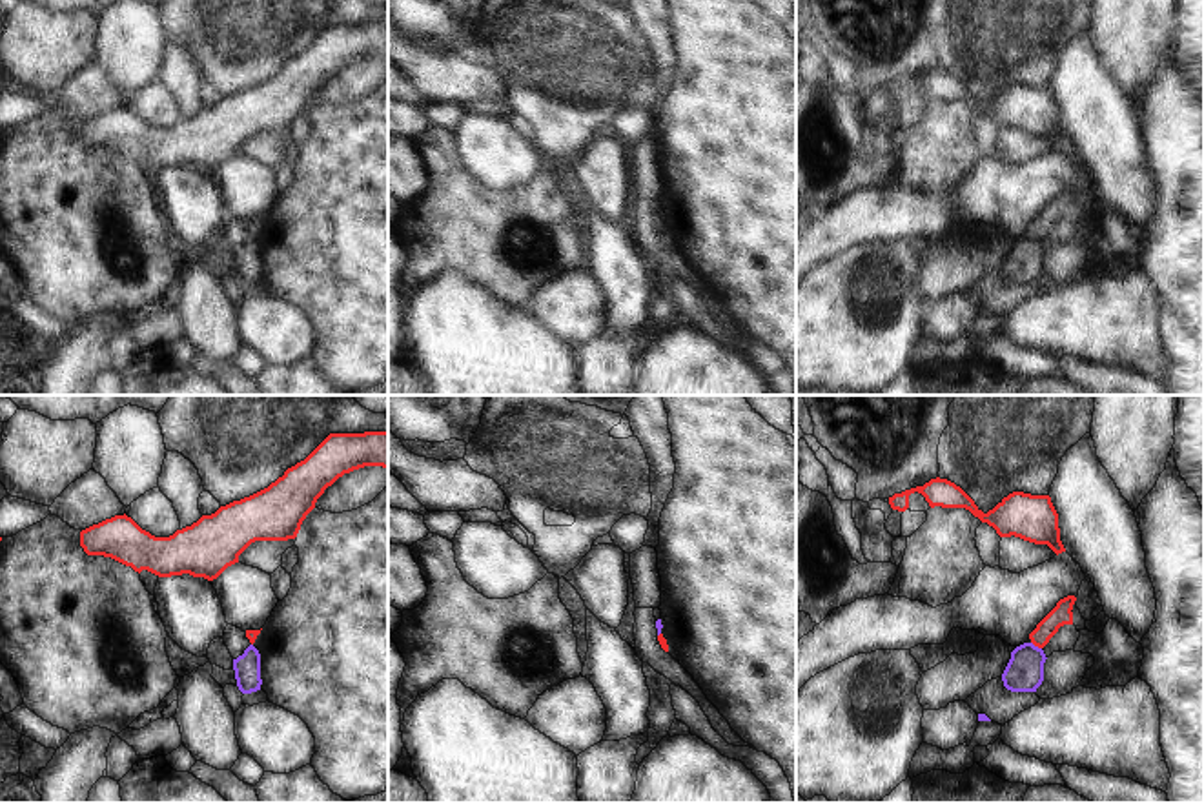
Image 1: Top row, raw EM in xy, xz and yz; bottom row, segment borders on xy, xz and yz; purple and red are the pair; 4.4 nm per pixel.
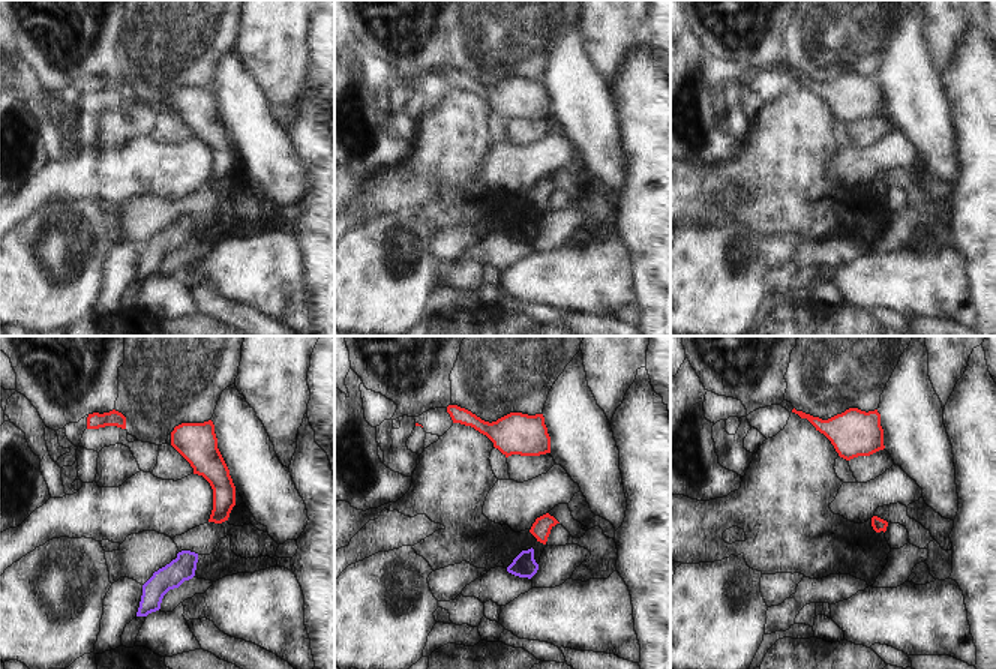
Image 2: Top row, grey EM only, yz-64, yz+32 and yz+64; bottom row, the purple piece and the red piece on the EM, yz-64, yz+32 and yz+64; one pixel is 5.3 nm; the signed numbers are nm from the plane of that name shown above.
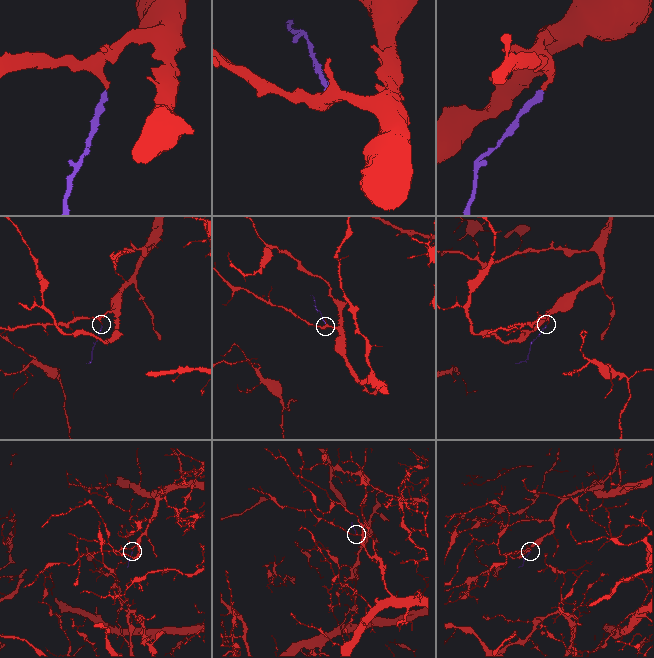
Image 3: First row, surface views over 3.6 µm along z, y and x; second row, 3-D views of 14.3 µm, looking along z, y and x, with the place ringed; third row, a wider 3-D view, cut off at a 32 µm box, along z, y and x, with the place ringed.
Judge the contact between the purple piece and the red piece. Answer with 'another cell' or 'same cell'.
another cell

